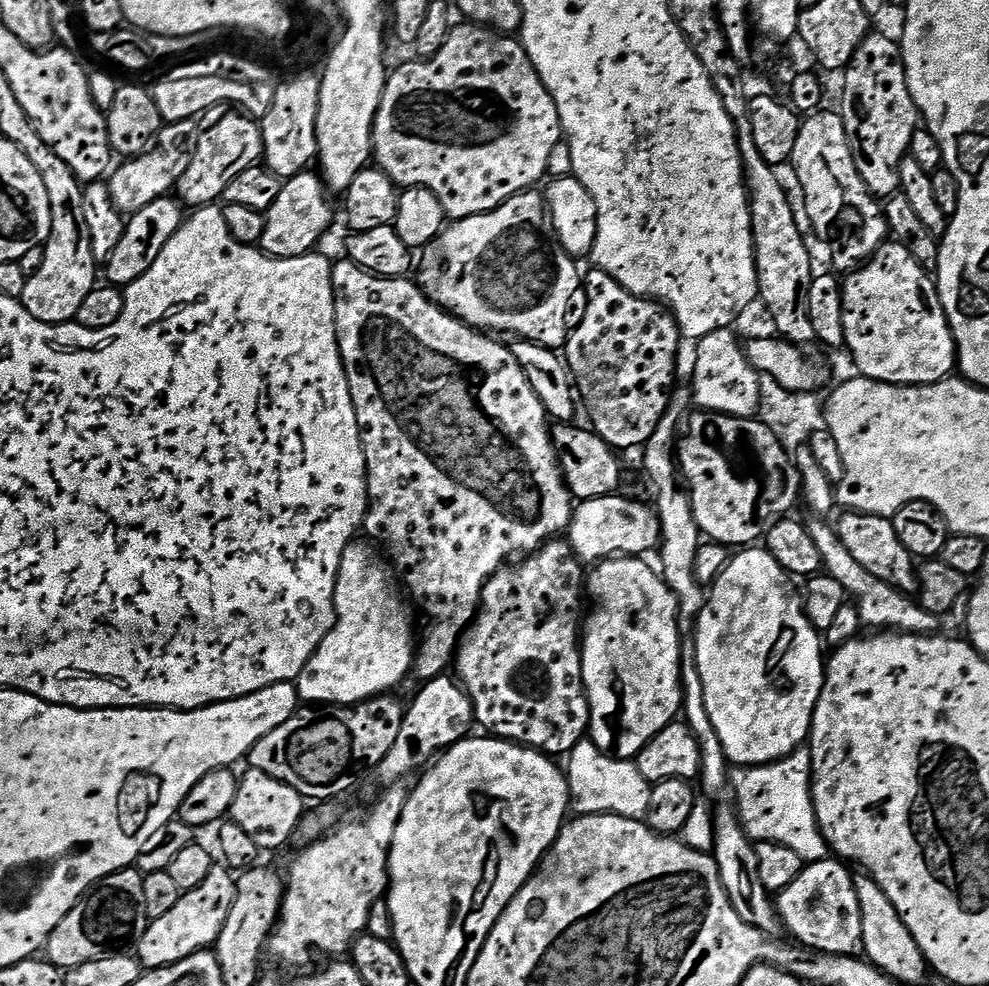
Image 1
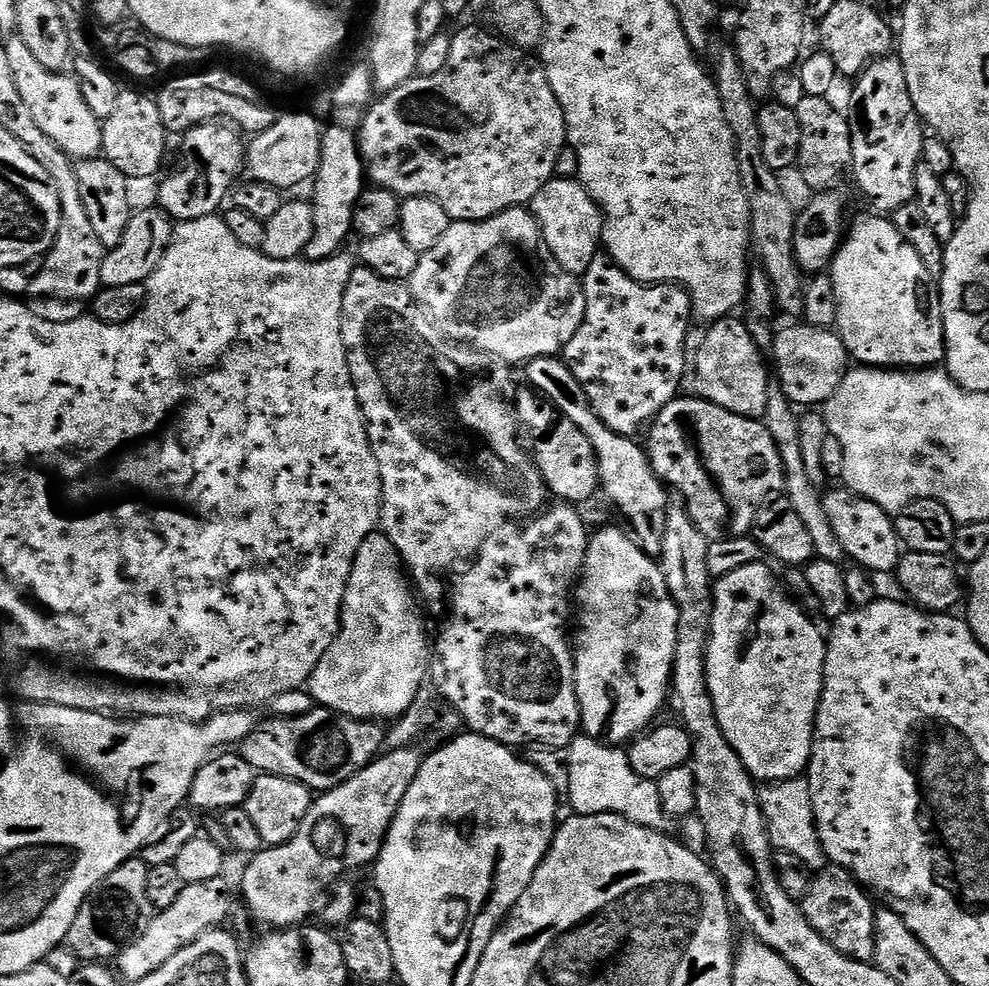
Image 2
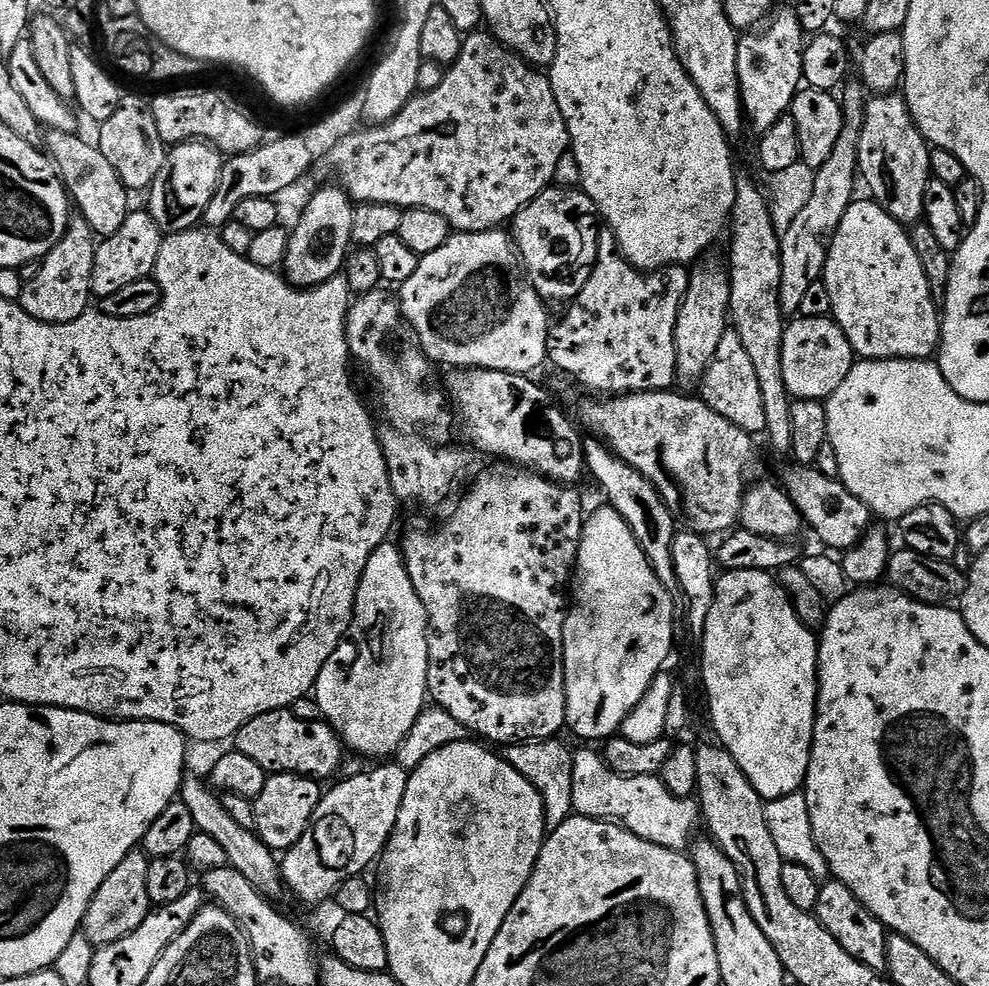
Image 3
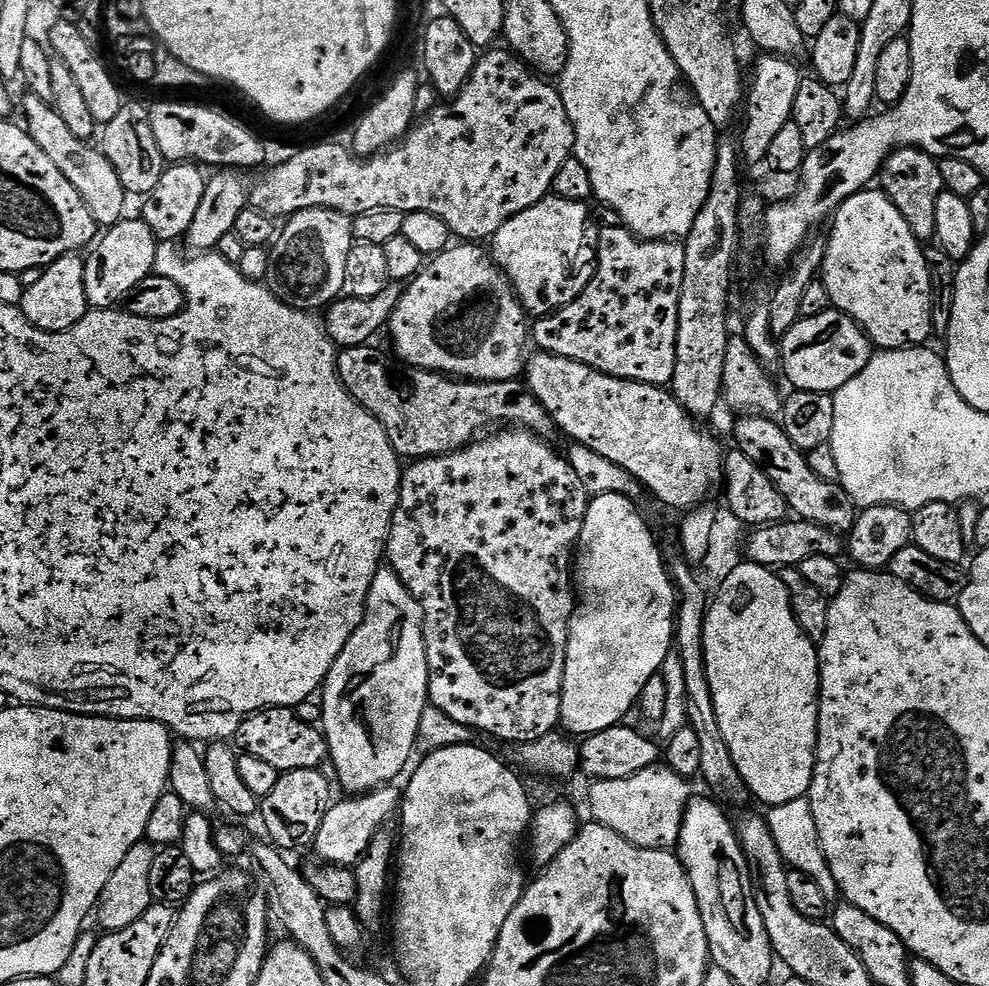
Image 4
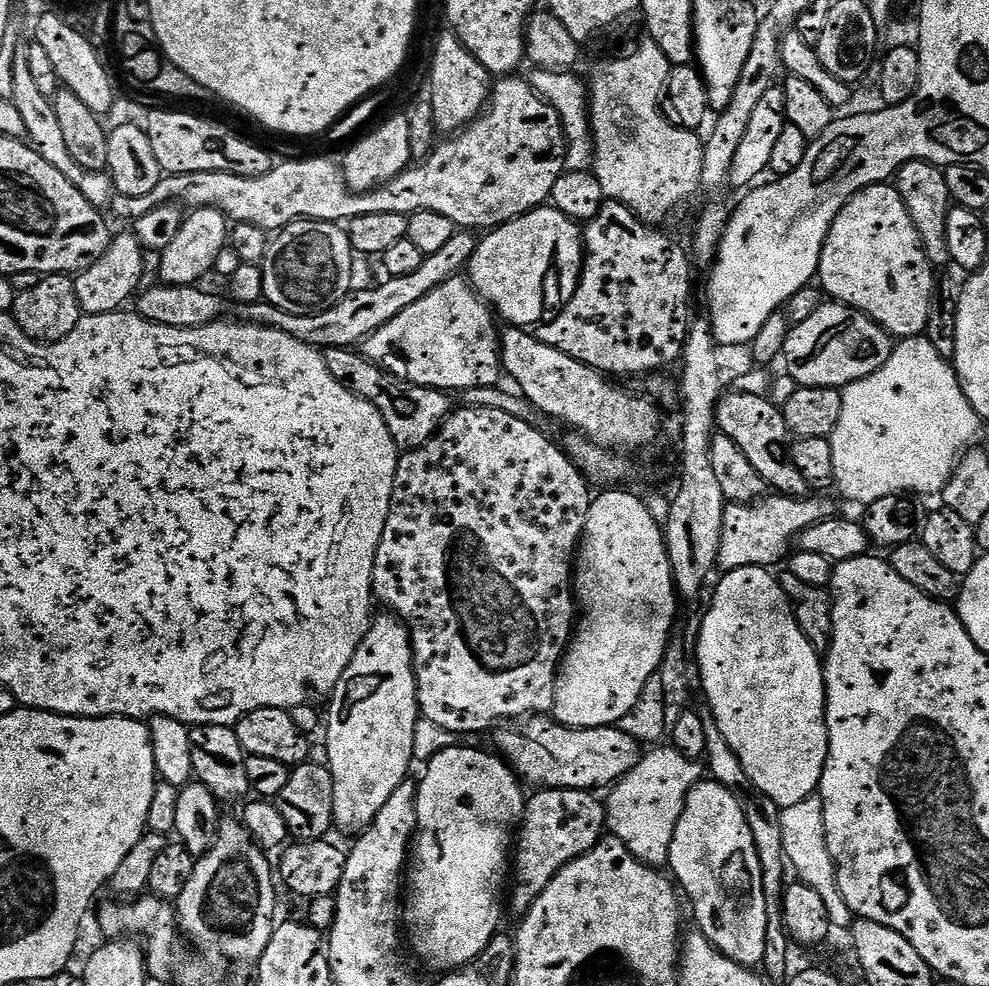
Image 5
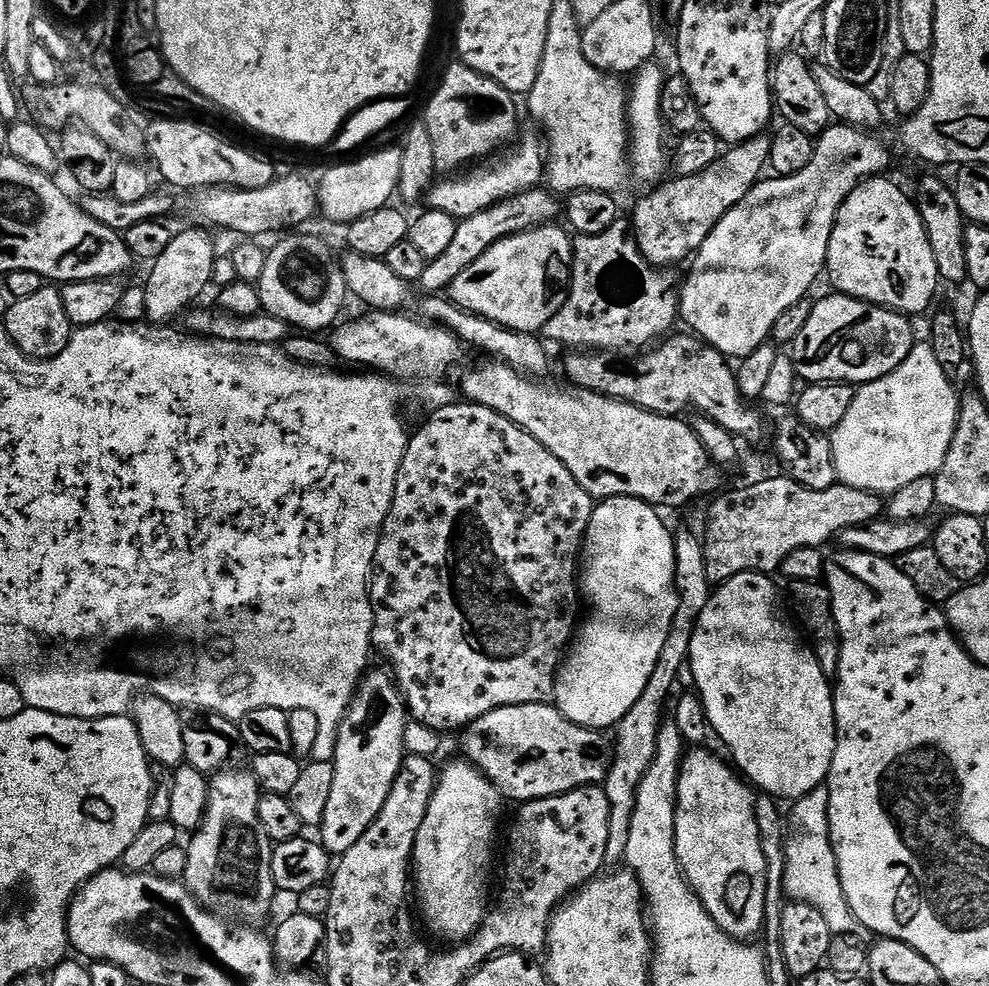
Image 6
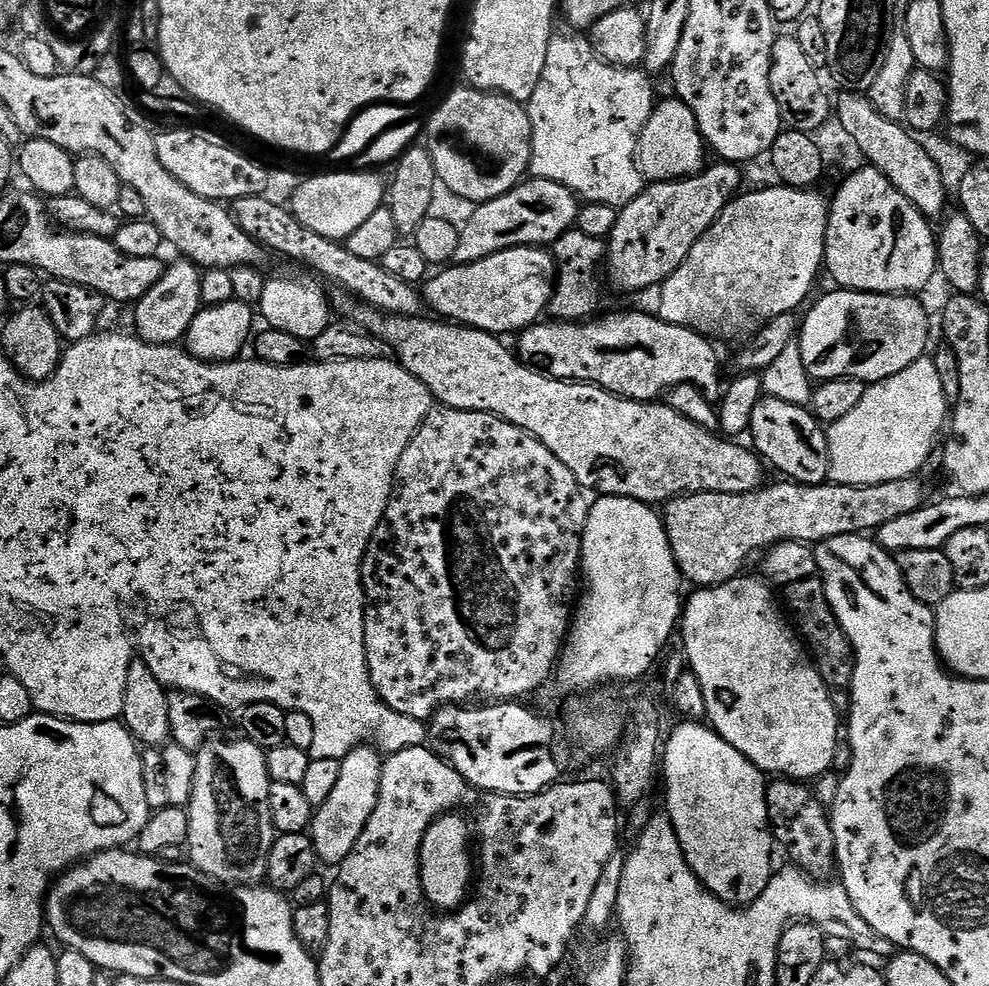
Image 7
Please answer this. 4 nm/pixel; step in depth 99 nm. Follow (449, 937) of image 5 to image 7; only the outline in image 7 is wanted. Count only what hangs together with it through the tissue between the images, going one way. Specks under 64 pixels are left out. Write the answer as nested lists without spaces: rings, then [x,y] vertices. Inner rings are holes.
[[[460,814],[441,816],[426,830],[420,847],[420,889],[433,909],[455,910],[469,899],[474,856],[468,853],[468,832],[470,836],[469,821],[467,824]]]

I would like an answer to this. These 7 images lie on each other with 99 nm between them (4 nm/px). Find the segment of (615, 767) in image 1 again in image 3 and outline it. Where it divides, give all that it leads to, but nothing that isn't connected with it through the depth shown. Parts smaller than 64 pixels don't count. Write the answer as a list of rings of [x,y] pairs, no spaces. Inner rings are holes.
[[[584,746],[572,757],[574,762],[574,794],[572,806],[577,816],[592,816],[620,825],[654,846],[687,853],[693,843],[692,831],[701,819],[699,803],[695,799],[678,798],[655,776],[623,776],[608,765],[607,760],[592,746]]]

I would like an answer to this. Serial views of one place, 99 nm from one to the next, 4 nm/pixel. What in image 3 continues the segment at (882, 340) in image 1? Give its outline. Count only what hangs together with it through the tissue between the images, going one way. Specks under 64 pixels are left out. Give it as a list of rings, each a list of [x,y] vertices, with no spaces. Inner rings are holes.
[[[871,198],[853,199],[828,251],[824,267],[824,285],[830,290],[831,319],[844,331],[853,353],[866,360],[927,360],[937,355],[940,347],[942,312],[933,298],[930,282],[914,254],[912,237],[884,207]]]

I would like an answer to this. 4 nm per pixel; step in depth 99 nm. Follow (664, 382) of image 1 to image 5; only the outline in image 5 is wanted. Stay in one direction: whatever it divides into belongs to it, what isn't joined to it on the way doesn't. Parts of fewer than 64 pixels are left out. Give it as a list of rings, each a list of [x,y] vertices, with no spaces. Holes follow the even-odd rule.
[[[617,200],[604,203],[598,218],[589,222],[582,232],[584,268],[580,271],[580,284],[576,292],[567,297],[556,320],[549,319],[535,329],[535,336],[546,346],[554,346],[554,350],[562,350],[562,354],[570,354],[570,358],[612,378],[644,378],[667,369],[664,367],[675,360],[677,363],[683,357],[684,344],[688,341],[688,307],[692,304],[694,264],[685,245],[683,248],[678,241],[671,240],[656,228],[659,227],[641,220]]]

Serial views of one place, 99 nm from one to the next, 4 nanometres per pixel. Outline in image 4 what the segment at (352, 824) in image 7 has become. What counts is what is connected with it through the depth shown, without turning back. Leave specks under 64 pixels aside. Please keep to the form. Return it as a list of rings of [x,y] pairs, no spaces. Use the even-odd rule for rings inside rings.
[[[384,566],[379,569],[376,573],[376,577],[374,578],[374,582],[370,586],[370,594],[366,598],[366,602],[364,603],[364,617],[362,618],[362,622],[358,626],[358,630],[354,630],[354,634],[350,634],[350,642],[346,642],[346,646],[342,650],[342,654],[338,654],[338,662],[334,662],[334,666],[330,670],[330,674],[327,678],[324,679],[324,686],[322,689],[322,697],[324,696],[324,700],[322,699],[322,731],[324,733],[324,739],[328,742],[328,754],[330,757],[330,764],[333,764],[336,767],[336,776],[335,779],[338,781],[340,779],[340,784],[345,788],[345,793],[348,794],[367,794],[374,791],[375,788],[382,788],[393,783],[392,780],[396,775],[399,774],[400,771],[403,770],[404,767],[408,764],[408,759],[411,756],[414,756],[416,752],[416,735],[418,734],[418,730],[420,729],[420,723],[422,722],[422,710],[426,707],[429,707],[430,701],[428,698],[428,663],[426,662],[426,646],[424,645],[424,611],[420,608],[420,603],[417,602],[406,590],[406,586],[400,579],[398,578],[398,574],[393,572],[391,568]]]

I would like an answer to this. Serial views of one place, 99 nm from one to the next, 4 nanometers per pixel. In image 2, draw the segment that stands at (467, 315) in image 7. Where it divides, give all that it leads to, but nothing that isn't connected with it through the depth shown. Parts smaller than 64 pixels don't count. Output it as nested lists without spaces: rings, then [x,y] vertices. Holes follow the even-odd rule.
[[[553,178],[548,180],[538,194],[530,201],[530,211],[535,216],[540,227],[540,239],[543,247],[576,278],[583,277],[584,271],[594,262],[602,248],[604,234],[604,213],[590,198],[579,179],[562,180]]]

